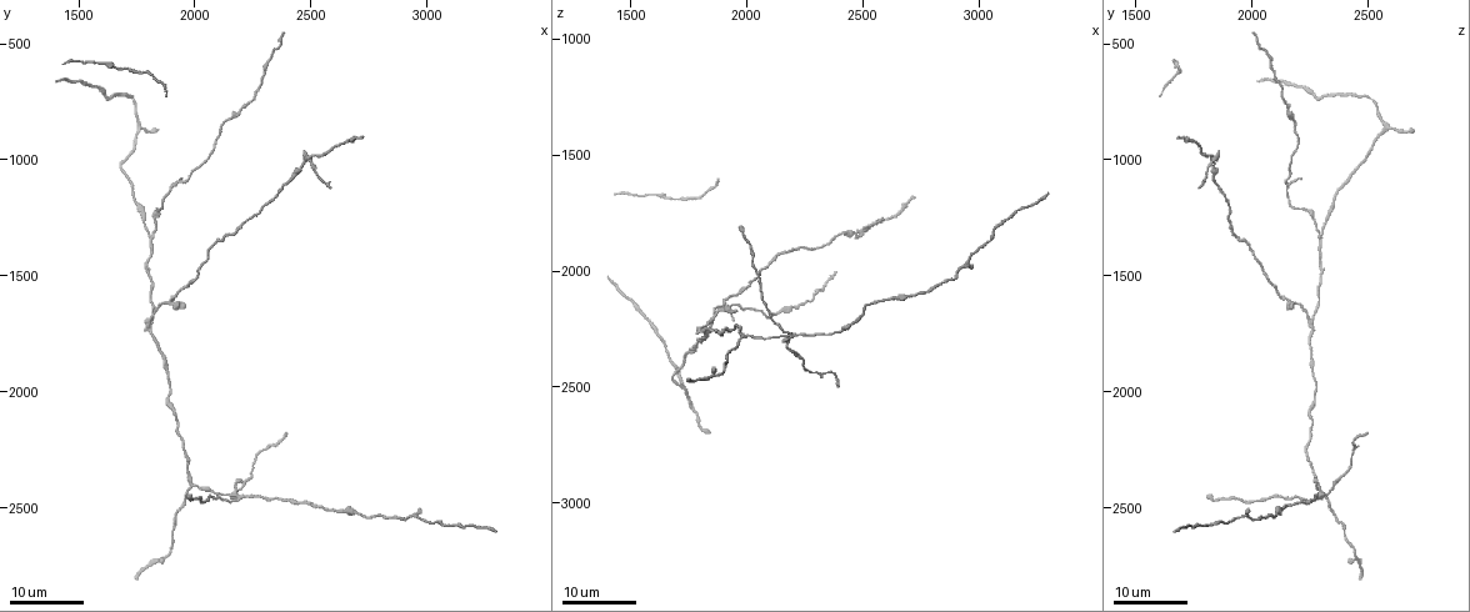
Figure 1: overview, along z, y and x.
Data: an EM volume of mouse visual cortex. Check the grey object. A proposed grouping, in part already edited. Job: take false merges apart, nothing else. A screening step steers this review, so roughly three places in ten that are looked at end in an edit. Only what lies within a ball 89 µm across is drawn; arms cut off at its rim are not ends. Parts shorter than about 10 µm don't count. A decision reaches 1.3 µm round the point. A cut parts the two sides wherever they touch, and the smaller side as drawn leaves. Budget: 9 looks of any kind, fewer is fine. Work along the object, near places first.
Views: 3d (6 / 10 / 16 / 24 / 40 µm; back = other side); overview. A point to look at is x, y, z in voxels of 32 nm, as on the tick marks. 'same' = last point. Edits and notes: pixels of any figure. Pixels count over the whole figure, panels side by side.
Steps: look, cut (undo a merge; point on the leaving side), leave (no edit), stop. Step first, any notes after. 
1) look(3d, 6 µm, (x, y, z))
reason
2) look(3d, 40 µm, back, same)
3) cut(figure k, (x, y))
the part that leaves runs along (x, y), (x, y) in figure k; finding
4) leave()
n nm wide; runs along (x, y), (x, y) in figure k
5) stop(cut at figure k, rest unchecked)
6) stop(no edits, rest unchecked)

look(3d, 16 µm, (2000, 2410, 2270))
three-way junction

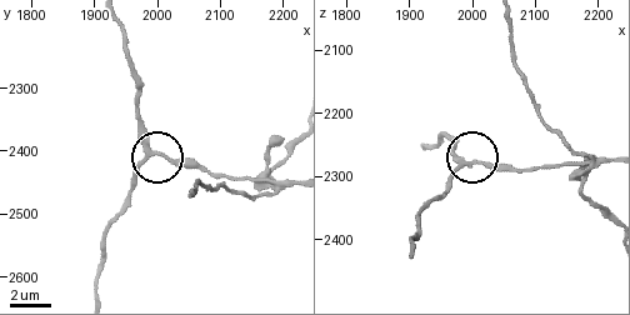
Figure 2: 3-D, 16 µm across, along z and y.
look(3d, 10 µm, (1990, 2405, 2280))

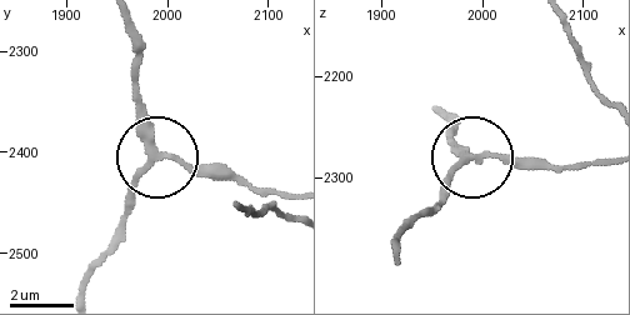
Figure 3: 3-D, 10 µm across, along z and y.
leave()
runs along (125, 21), (155, 158), (125, 211) in figure 3; one cell here

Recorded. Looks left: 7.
look(3d, 24 µm, (1820, 1500, 2300))
three arms meet

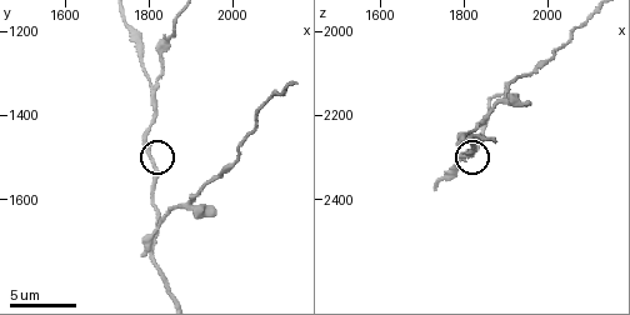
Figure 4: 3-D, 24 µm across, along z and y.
look(3d, 10 µm, (1810, 1510, 2300))

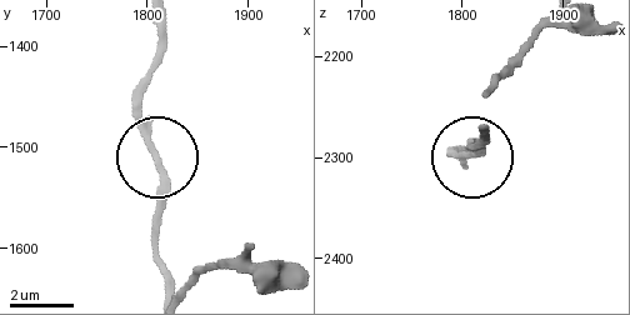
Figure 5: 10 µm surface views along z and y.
leave()
runs along (159, 219), (159, 158), (143, 116), (143, 79) in figure 5; all the same cell

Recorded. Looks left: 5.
look(3d, 6 µm, (1805, 1685, 2245))

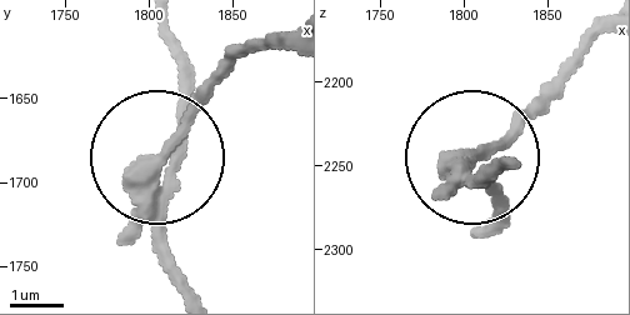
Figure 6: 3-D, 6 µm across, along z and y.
cut(figure 6, (179, 141))
the part that leaves runs along (155, 208), (160, 159), (195, 105), (245, 55), (290, 38) in figure 6; two cells meet here

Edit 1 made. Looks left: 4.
look(3d, 24 µm, (1820, 1330, 2290))

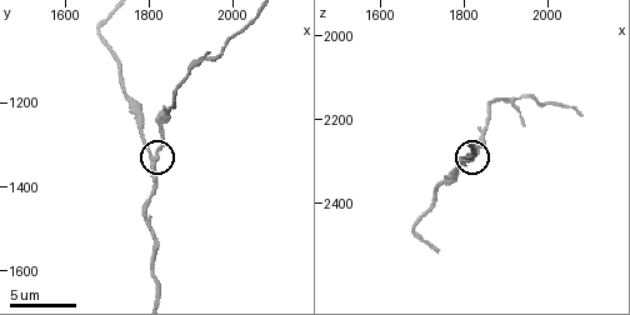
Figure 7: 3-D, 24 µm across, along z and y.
look(3d, 6 µm, same)

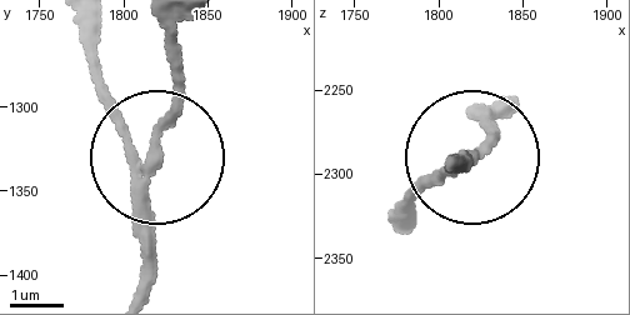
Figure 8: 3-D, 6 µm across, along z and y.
cut(figure 8, (168, 120))
200 nm wide; the part that leaves runs along (144, 186), (170, 96), (170, 29) in figure 8; a second cell is stuck on

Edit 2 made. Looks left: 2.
stop(cut at figure 6, cut at figure 8, rest unchecked)

